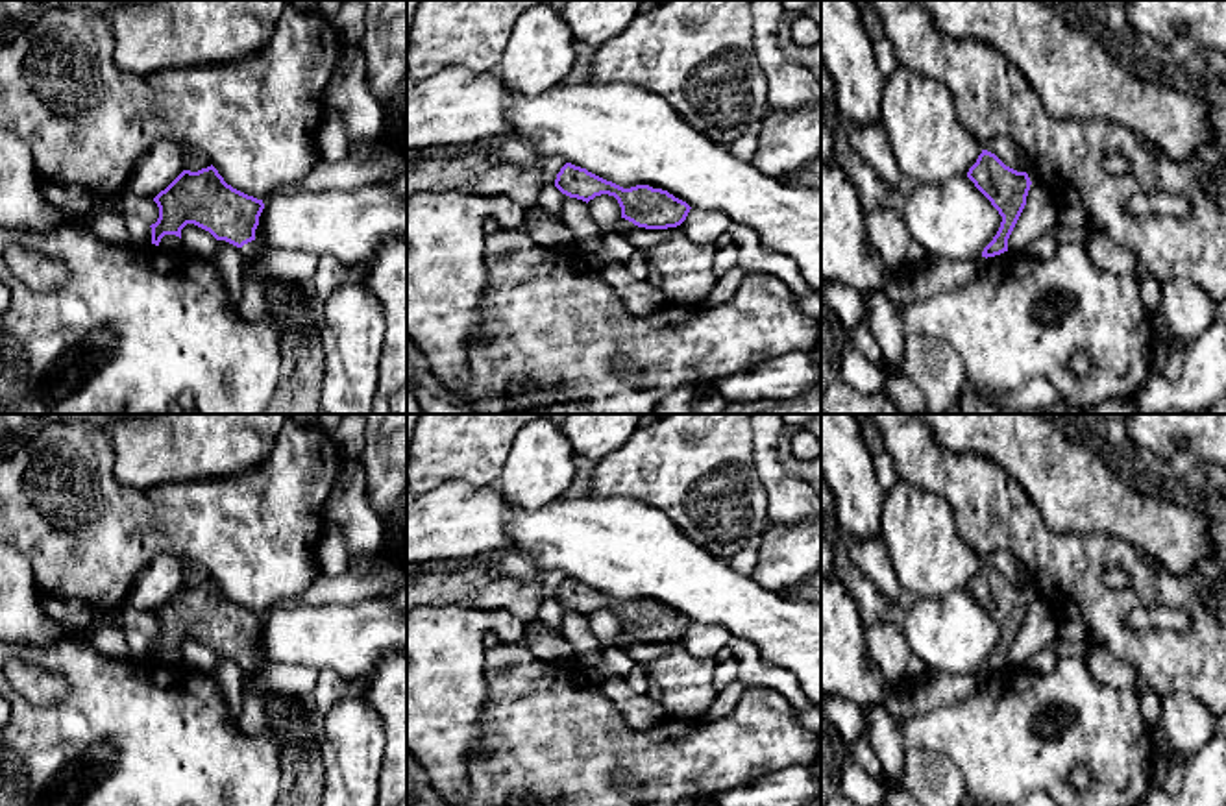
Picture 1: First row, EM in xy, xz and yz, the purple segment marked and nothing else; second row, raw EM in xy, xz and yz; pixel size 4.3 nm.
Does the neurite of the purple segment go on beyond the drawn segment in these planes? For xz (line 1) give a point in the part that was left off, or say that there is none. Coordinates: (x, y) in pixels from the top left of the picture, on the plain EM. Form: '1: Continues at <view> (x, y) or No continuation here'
1: No continuation here

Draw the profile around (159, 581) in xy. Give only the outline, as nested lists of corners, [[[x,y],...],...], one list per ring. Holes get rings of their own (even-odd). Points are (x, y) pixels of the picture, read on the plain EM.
[[[159,556],[135,577],[128,601],[139,610],[155,612],[183,584],[181,560],[176,556]]]

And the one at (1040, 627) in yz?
[[[1026,584],[1032,599],[1026,610],[1026,619],[1008,653],[1008,666],[1028,667],[1028,660],[1041,649],[1048,647],[1058,634],[1060,621],[1050,604],[1039,592]]]

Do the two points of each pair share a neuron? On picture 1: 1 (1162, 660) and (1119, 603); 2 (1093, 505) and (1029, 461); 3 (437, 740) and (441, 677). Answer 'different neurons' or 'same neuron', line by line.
1: same neuron
2: same neuron
3: same neuron

